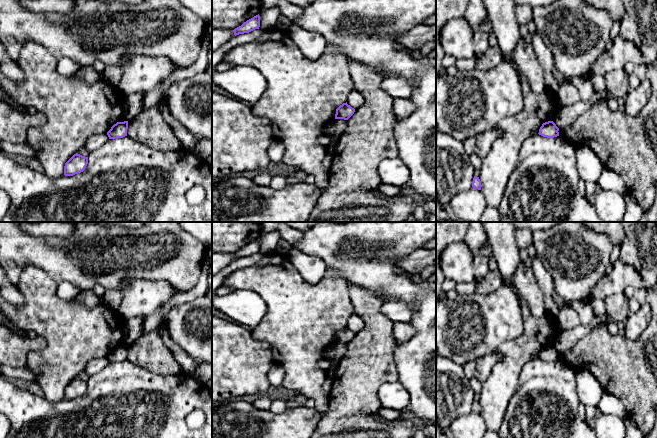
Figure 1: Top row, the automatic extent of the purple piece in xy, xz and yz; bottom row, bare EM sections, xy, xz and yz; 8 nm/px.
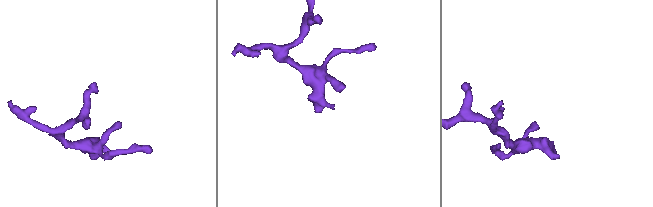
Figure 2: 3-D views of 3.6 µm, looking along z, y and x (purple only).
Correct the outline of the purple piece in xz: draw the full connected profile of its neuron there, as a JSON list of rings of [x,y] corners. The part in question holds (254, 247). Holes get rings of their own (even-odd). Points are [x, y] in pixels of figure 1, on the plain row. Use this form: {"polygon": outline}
{"polygon": [[[259,238],[254,240],[253,242],[244,246],[241,250],[235,252],[233,254],[234,259],[249,257],[255,253],[259,253],[260,251],[260,240]]]}

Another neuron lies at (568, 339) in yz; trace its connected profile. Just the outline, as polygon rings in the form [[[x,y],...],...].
[[[606,313],[594,316],[589,325],[582,325],[580,323],[575,328],[561,332],[560,336],[553,343],[553,346],[560,353],[569,351],[587,334],[604,325],[607,321],[608,315]]]

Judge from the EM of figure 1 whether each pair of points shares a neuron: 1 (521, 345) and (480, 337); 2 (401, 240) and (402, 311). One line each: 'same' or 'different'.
1: different
2: different

